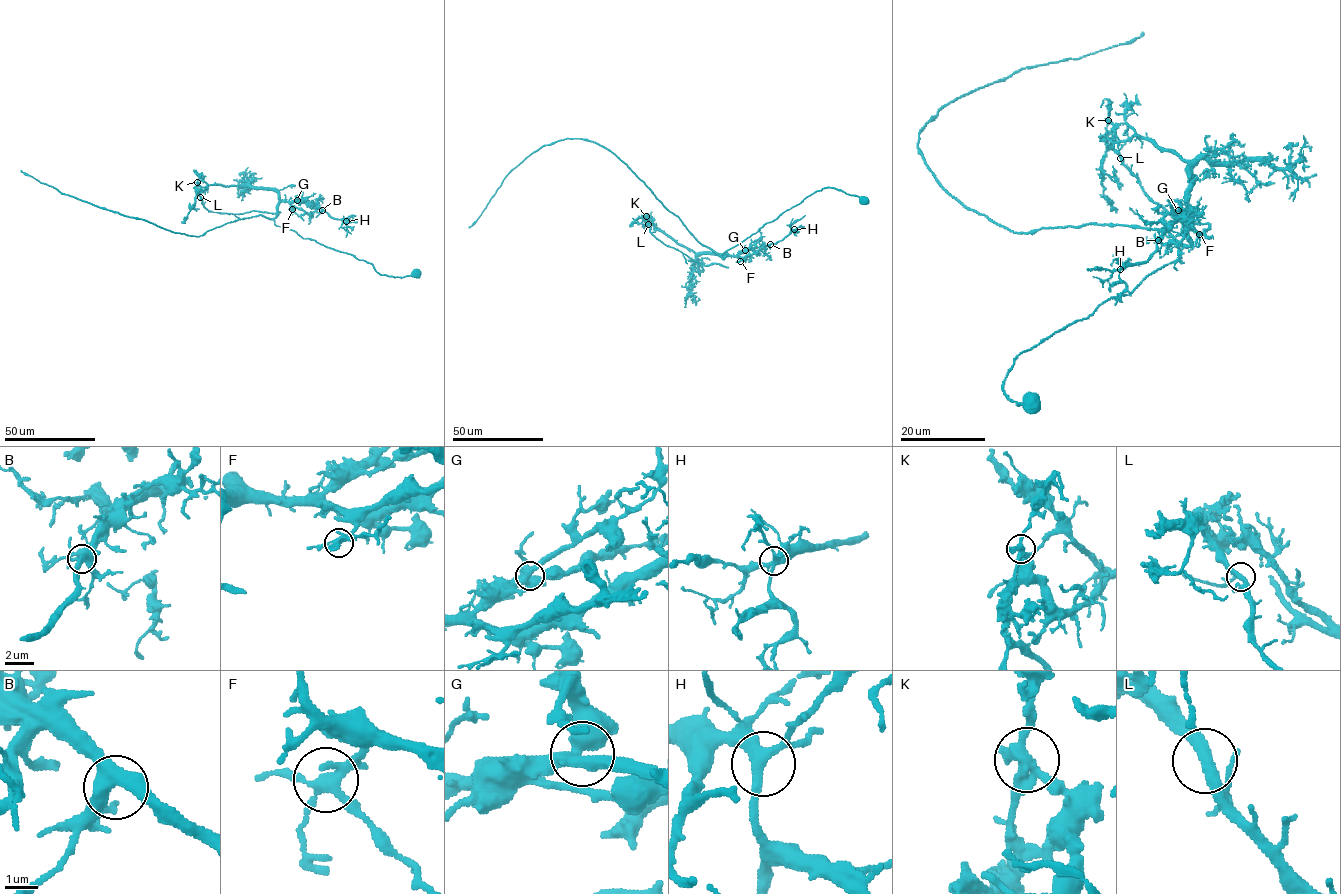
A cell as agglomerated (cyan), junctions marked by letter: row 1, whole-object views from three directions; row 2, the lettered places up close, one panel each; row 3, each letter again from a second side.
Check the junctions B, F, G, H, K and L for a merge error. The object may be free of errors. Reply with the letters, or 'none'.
K

